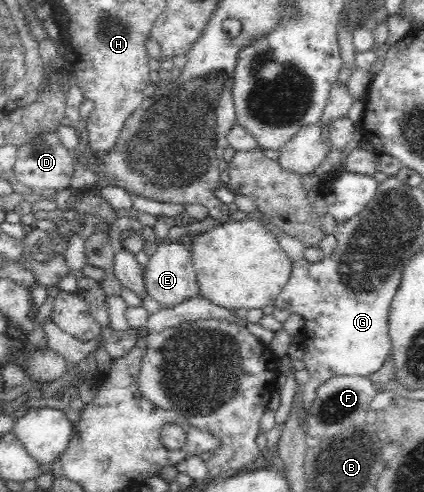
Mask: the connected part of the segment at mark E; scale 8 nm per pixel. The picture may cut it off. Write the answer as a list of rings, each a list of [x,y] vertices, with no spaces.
[[[162,237],[156,241],[155,252],[149,257],[148,269],[145,273],[145,288],[161,307],[176,305],[190,298],[196,298],[200,286],[197,282],[196,267],[192,258],[192,251],[182,242]]]

